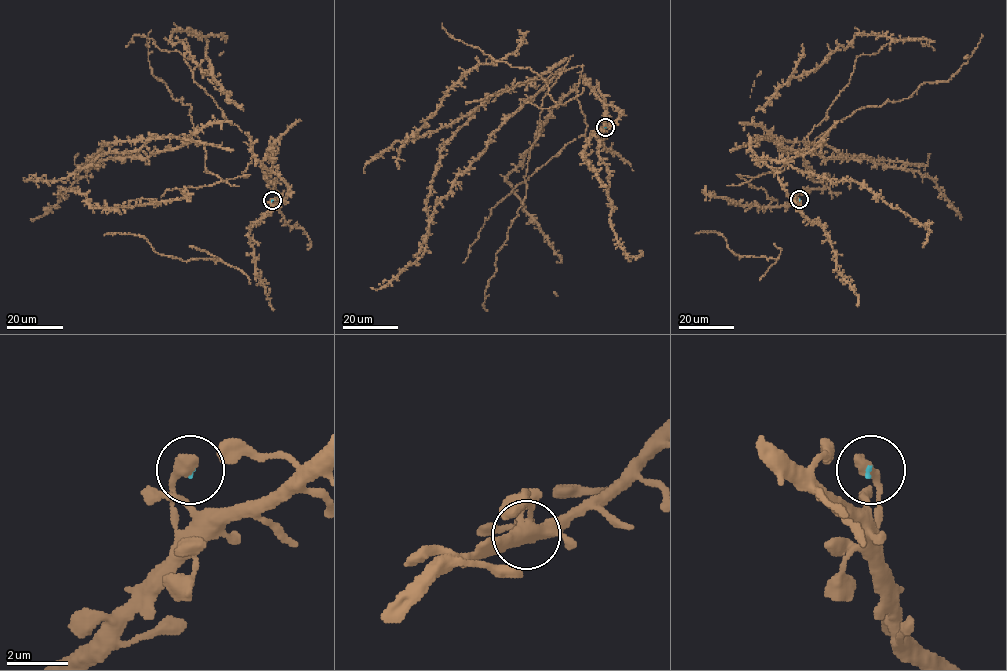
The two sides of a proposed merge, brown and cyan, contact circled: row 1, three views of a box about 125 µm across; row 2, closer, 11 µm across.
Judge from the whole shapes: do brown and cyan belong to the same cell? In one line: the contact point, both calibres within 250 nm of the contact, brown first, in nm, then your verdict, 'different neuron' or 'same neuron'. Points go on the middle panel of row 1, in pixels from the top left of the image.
at (605, 127); 480 nm thick on the brown side, 70 nm on the other; same neuron

